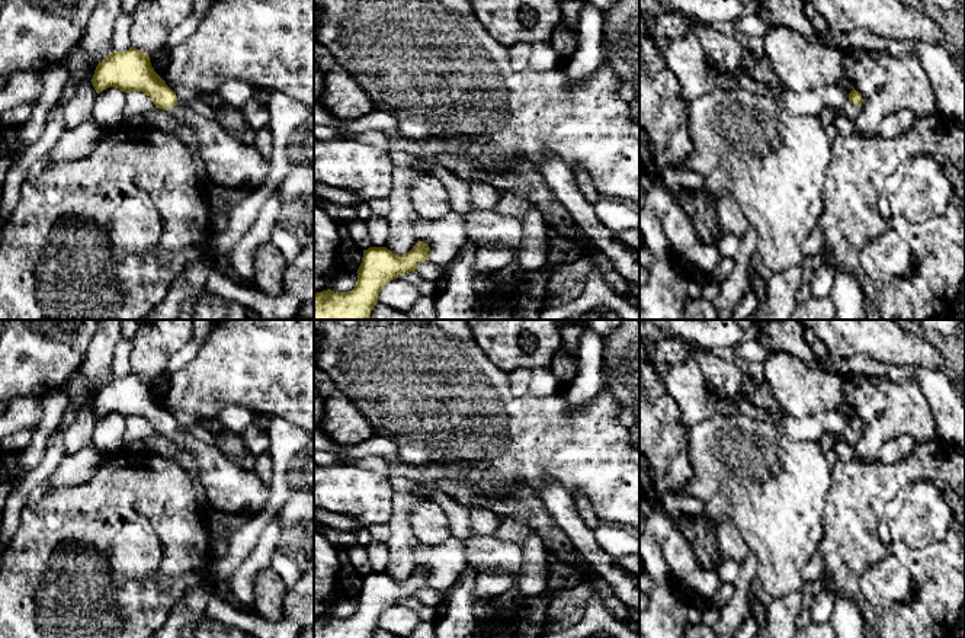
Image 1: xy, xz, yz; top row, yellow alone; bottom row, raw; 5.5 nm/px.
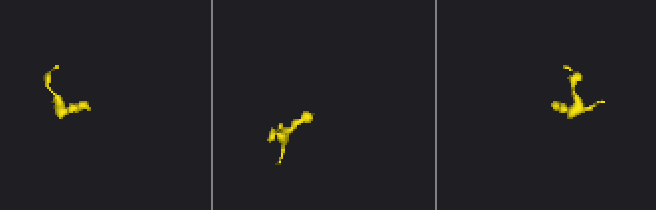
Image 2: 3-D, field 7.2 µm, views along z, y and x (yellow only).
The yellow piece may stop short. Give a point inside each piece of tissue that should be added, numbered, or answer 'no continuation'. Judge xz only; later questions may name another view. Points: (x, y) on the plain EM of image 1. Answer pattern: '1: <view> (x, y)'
no continuation

